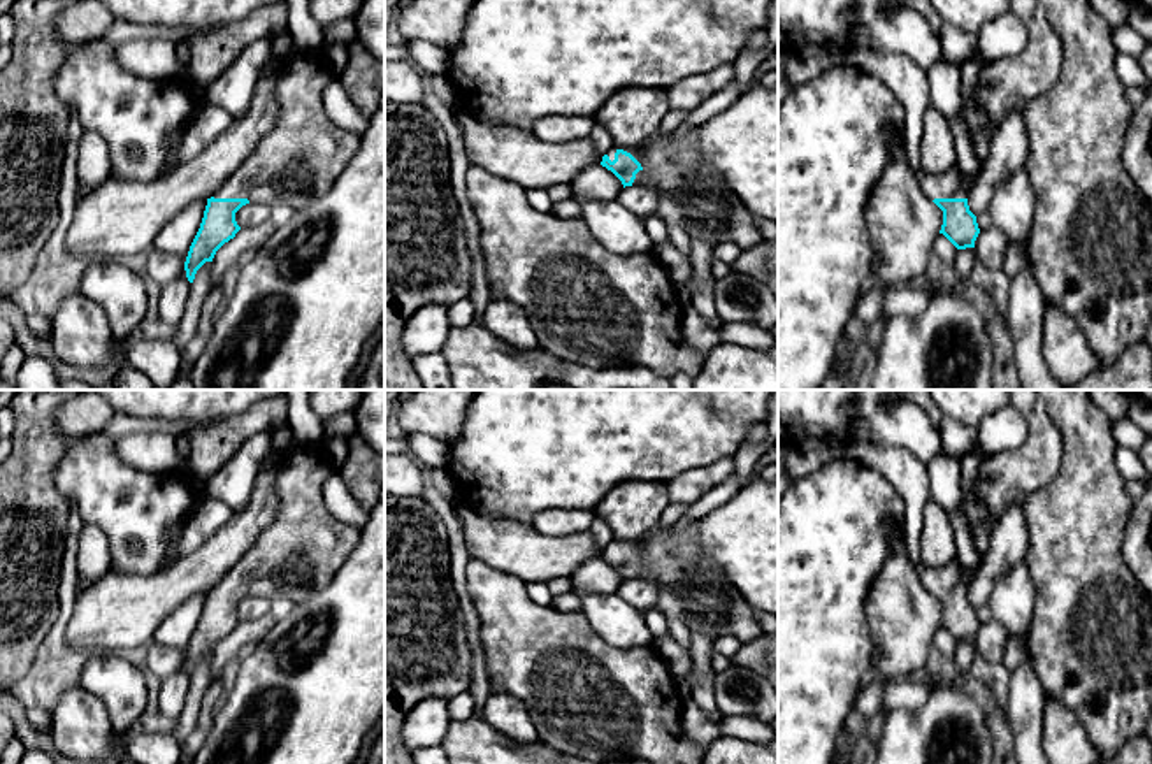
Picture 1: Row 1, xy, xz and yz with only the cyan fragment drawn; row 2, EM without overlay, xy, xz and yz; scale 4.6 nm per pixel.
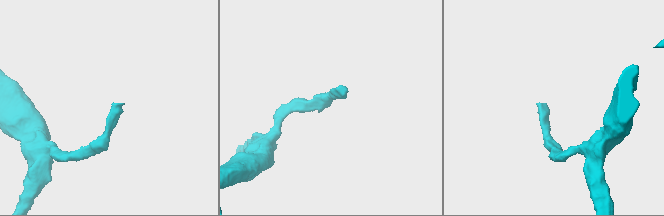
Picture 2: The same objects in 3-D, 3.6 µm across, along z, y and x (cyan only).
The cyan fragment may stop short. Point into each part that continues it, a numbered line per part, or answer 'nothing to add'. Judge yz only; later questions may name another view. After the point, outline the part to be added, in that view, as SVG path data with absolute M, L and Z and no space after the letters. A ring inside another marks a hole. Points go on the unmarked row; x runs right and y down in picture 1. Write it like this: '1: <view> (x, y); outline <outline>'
1: yz (947, 578); outline M957 557L950 564L941 566L941 567L929 567L924 562L920 562L915 567L915 571L924 588L931 594L969 590L966 583L968 571L961 567L961 562Z

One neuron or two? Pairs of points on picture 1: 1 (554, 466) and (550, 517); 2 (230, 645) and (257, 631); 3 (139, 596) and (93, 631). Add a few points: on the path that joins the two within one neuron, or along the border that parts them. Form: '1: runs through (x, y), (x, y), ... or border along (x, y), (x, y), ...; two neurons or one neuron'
1: border along (592, 510), (541, 510), (531, 524); two neurons
2: runs through (237, 638), (250, 633); one neuron
3: runs through (129, 606), (104, 620); one neuron

